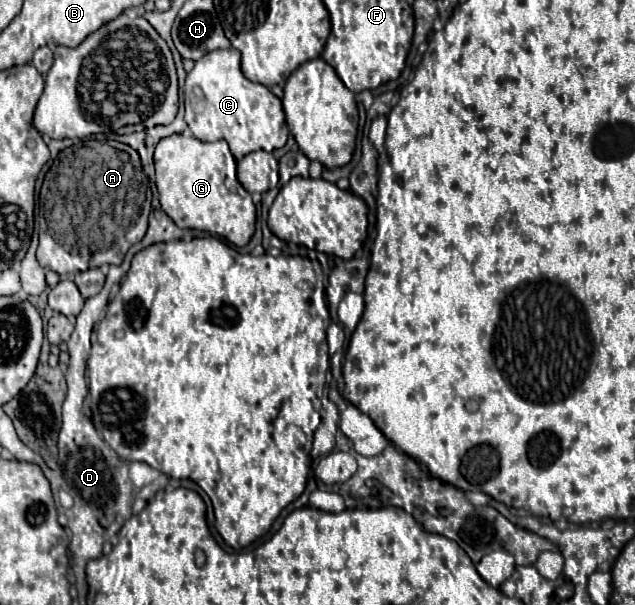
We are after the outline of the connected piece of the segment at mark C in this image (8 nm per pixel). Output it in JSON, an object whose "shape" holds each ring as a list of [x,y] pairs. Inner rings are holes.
{"shape":[[[211,51],[195,61],[195,67],[185,79],[185,121],[199,141],[225,139],[235,159],[247,153],[265,149],[281,149],[289,137],[281,99],[275,97],[265,85],[249,81],[239,67],[239,51]]]}

